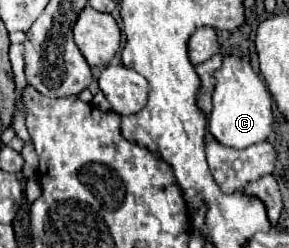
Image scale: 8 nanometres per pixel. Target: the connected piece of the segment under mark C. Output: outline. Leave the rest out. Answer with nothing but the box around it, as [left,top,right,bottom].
[208,46,272,148]

